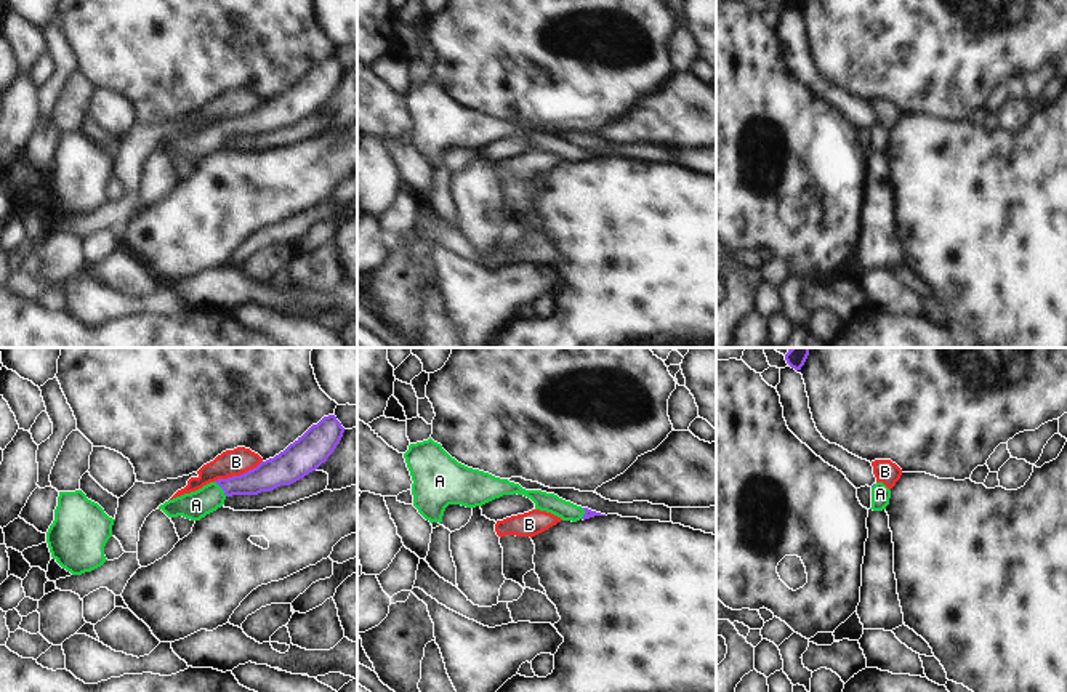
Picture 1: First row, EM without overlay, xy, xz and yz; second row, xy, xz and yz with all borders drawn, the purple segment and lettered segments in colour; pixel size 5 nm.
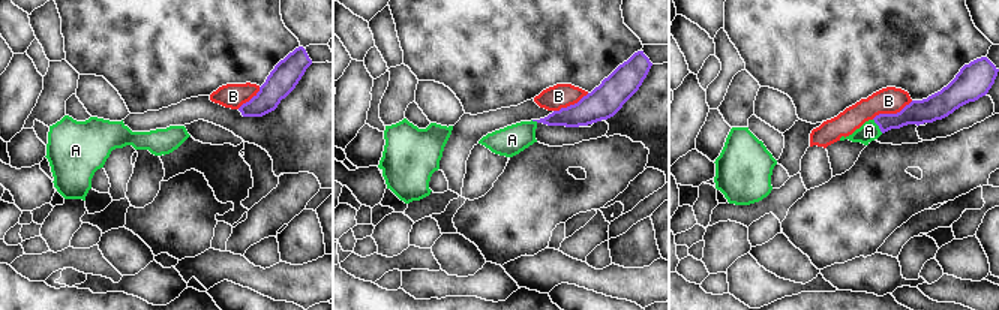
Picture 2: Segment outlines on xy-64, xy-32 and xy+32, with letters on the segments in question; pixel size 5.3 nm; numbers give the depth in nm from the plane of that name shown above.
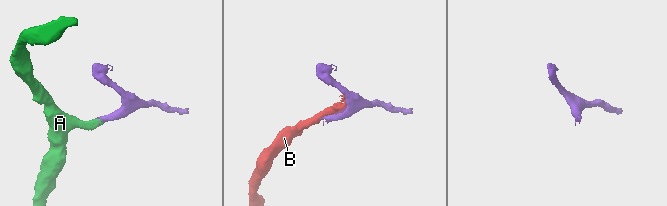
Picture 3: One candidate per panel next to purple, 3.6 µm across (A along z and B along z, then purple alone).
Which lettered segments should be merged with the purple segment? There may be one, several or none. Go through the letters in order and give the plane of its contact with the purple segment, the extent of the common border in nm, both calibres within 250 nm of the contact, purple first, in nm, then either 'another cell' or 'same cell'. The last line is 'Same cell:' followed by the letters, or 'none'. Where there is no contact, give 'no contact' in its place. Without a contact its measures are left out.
A: xy | 100 nm | 150/140 nm | same cell
B: xy | 260 nm | 160/130 nm | another cell
Same cell: A

